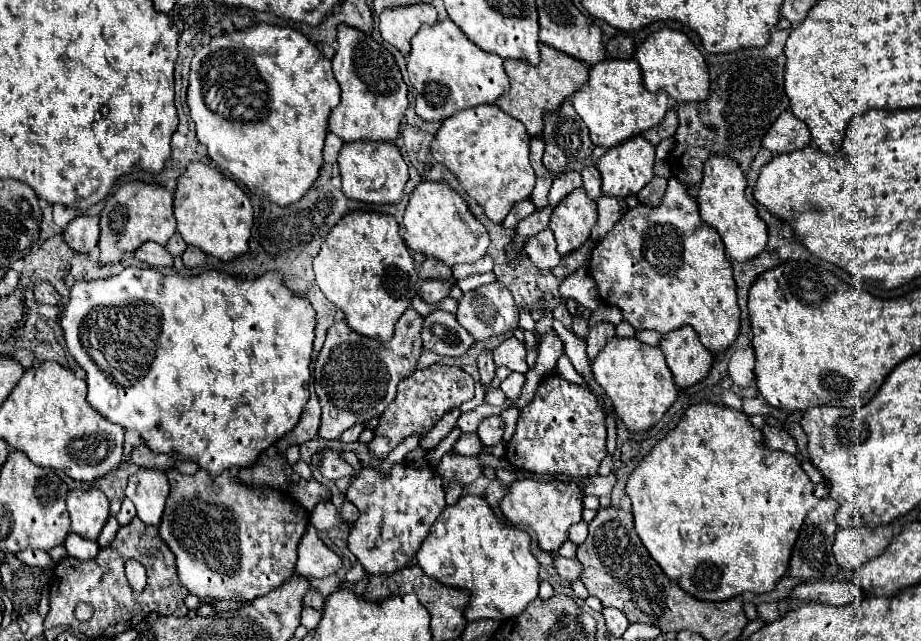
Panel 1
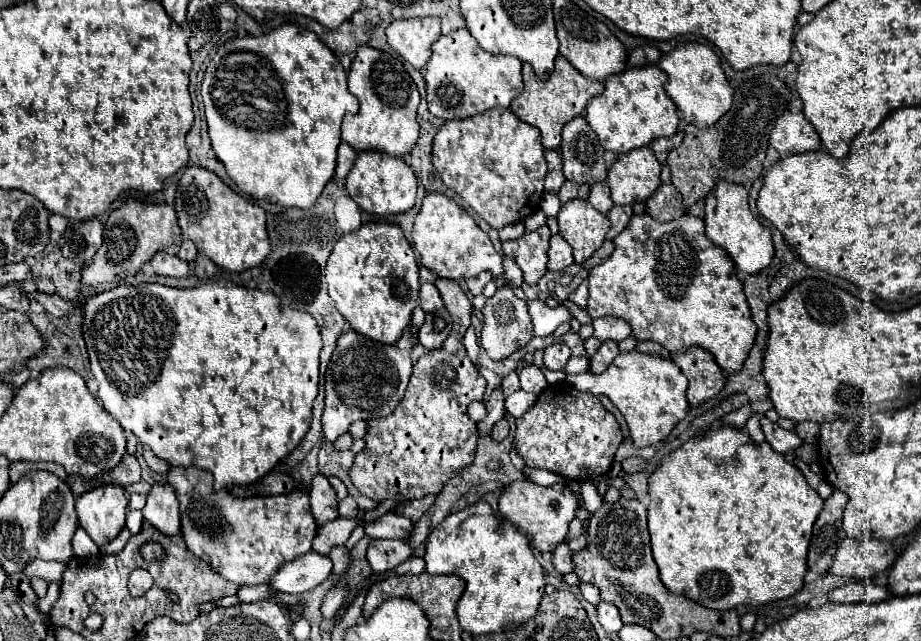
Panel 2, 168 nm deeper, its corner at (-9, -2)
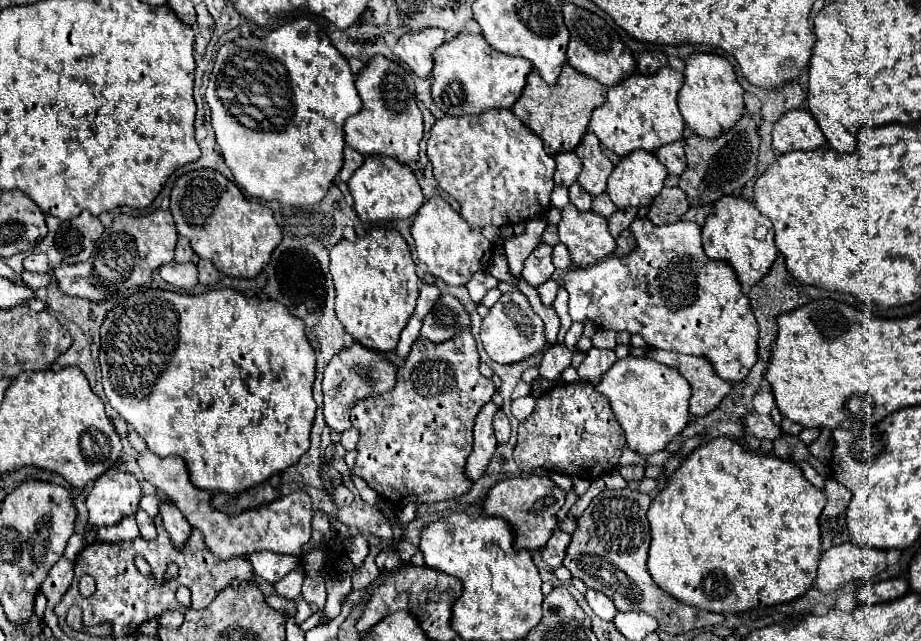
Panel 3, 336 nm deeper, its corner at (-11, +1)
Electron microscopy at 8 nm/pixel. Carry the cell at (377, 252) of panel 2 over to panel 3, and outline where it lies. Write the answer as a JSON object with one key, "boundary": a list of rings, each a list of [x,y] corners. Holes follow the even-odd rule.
{"boundary":[[[374,227],[356,241],[340,239],[330,253],[330,273],[336,287],[336,315],[344,329],[364,347],[392,351],[414,313],[420,279],[408,243],[396,229]]]}

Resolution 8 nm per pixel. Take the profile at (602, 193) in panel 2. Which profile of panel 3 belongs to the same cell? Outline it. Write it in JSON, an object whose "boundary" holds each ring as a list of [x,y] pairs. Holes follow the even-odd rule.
{"boundary":[[[602,193],[600,197],[592,199],[592,211],[598,213],[598,215],[602,215],[602,217],[610,217],[616,211],[616,205],[610,201],[608,193]]]}

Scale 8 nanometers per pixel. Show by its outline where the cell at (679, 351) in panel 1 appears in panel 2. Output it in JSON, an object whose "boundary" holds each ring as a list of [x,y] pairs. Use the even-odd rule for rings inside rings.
{"boundary":[[[690,348],[690,352],[682,352],[682,356],[674,354],[672,360],[690,382],[686,392],[690,406],[700,406],[714,398],[726,384],[724,372],[704,348]]]}

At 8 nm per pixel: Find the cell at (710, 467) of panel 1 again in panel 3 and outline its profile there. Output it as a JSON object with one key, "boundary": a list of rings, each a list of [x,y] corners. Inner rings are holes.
{"boundary":[[[716,437],[710,439],[708,443],[696,447],[684,461],[682,465],[668,477],[668,483],[664,489],[654,497],[646,517],[650,521],[650,553],[648,553],[648,571],[652,579],[656,581],[658,587],[668,591],[668,595],[676,597],[682,603],[714,611],[714,613],[740,613],[748,611],[754,607],[766,607],[766,605],[776,605],[782,601],[792,601],[800,595],[804,595],[810,585],[816,579],[816,569],[818,569],[818,559],[820,559],[820,527],[818,527],[818,517],[826,505],[826,495],[816,489],[804,475],[802,469],[790,461],[784,461],[776,457],[773,453],[761,452],[761,450],[752,450],[746,443],[736,441],[732,437]]]}

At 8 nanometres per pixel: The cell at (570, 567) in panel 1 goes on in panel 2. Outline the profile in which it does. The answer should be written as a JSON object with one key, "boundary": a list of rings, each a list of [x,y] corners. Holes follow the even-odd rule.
{"boundary":[[[560,542],[558,548],[554,550],[552,564],[554,564],[554,568],[556,568],[560,574],[572,572],[572,550],[568,548],[566,542]]]}

